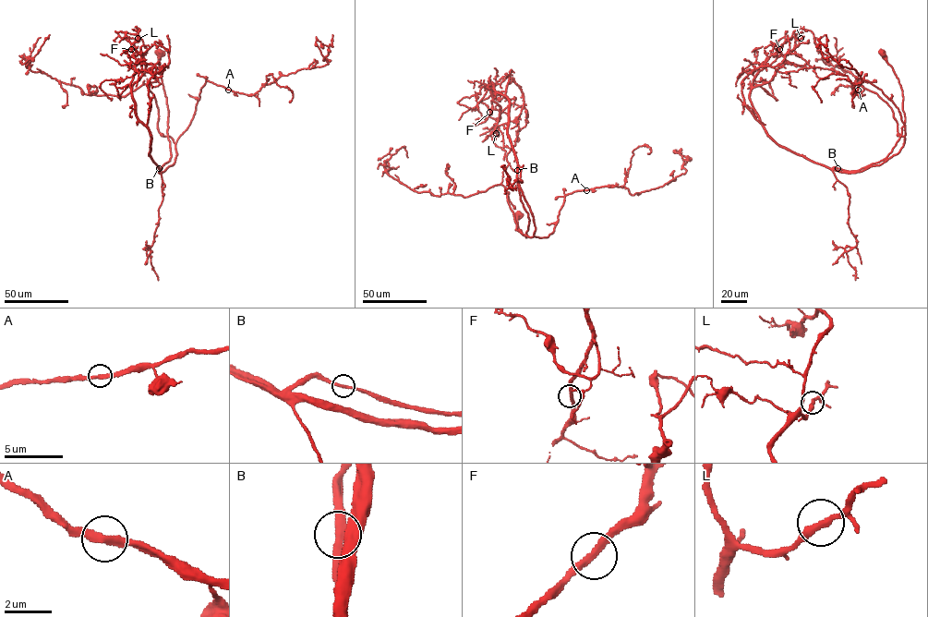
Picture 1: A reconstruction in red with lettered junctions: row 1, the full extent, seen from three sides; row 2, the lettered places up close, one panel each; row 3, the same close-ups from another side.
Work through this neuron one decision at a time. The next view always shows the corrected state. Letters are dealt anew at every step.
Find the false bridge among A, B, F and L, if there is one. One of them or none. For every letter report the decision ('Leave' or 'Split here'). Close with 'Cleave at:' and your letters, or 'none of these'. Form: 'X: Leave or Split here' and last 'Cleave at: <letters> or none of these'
A: Leave
B: Leave
F: Leave
L: Leave
Cleave at: none of these

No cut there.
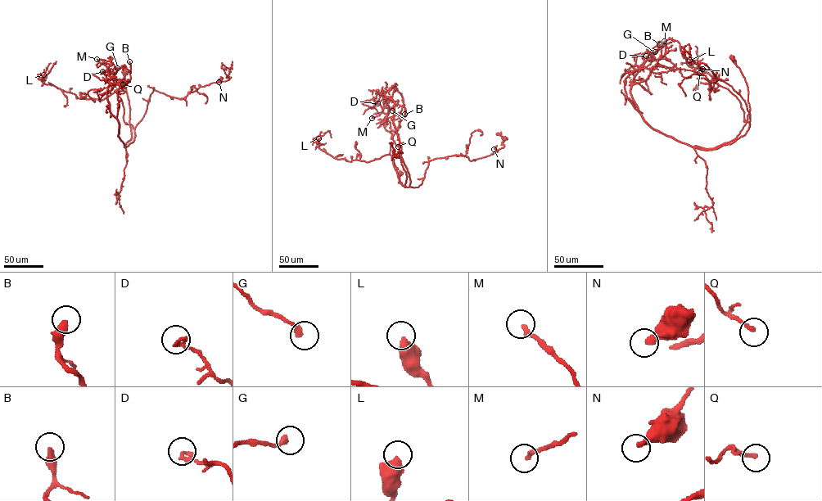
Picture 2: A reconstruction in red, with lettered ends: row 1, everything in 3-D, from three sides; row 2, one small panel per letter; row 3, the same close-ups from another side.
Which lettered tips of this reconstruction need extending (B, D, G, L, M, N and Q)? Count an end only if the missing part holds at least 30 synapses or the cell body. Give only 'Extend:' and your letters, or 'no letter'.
Extend: no letter

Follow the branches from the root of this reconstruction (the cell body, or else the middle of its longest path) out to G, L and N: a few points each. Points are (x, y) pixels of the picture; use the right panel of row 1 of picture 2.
G: (732, 58), (747, 119), (705, 148), (639, 110), (631, 87), (655, 51)
L: (732, 58), (750, 111), (733, 140), (693, 146), (712, 150), (749, 123), (689, 60)
N: (732, 58), (750, 111), (733, 140), (693, 146), (712, 150), (750, 114), (702, 69)

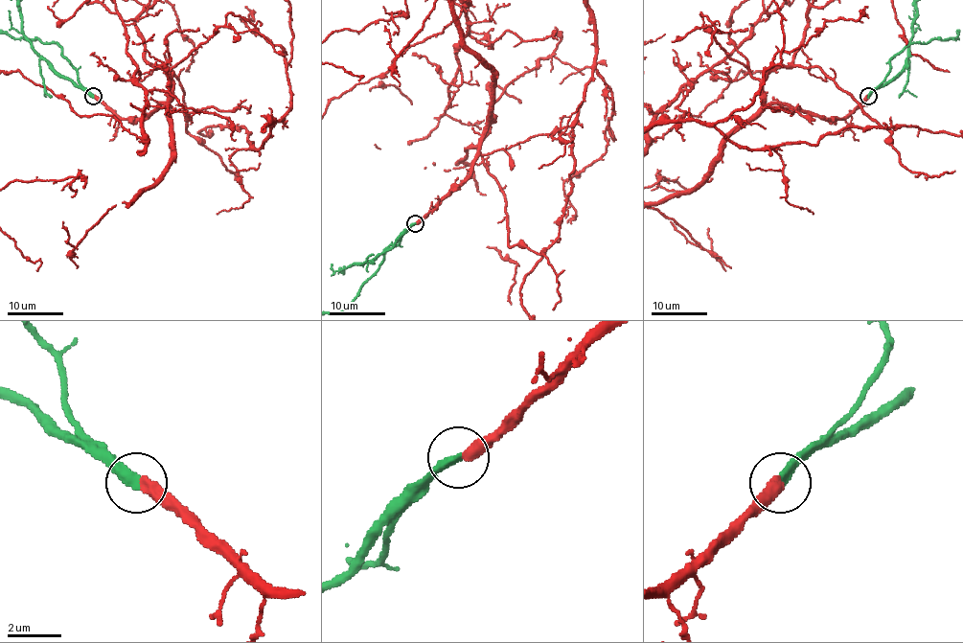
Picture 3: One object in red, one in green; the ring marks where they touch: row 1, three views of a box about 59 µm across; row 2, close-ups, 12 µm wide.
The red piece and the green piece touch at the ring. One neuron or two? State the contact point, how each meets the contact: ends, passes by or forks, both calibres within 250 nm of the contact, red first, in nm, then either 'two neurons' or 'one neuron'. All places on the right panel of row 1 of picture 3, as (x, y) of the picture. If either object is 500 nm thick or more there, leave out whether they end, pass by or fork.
at (868, 96); red ends there; green ends there; 440 nm thick on the red side, 360 nm on the other; one neuron

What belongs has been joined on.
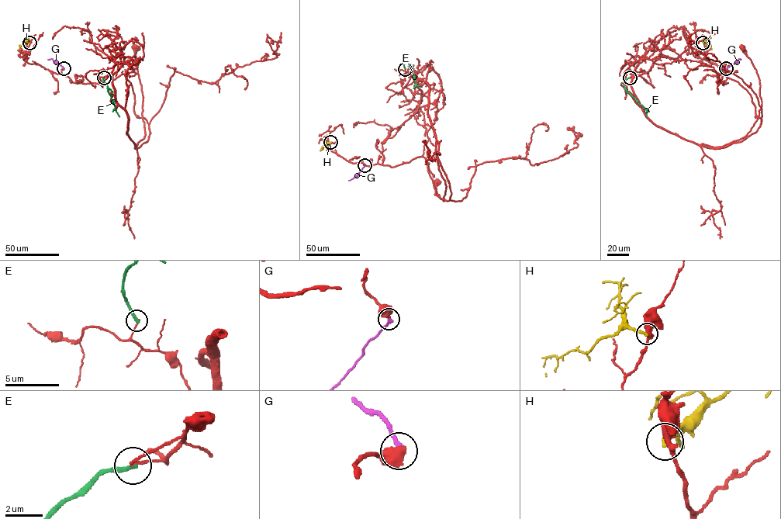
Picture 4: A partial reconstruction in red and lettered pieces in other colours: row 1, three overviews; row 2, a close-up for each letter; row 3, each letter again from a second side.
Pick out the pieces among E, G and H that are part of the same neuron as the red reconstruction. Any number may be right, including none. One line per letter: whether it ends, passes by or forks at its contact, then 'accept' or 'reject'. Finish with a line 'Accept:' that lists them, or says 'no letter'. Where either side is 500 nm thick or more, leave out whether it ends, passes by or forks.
E: it ends there; reject
G: accept
H: it ends there; reject
Accept: G

